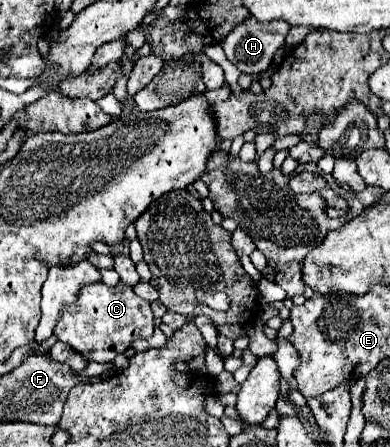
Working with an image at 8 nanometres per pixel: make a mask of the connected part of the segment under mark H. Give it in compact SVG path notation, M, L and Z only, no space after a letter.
M248 17L222 39L222 49L242 73L258 75L270 67L276 51L284 47L288 33L290 23L286 21L262 23Z

